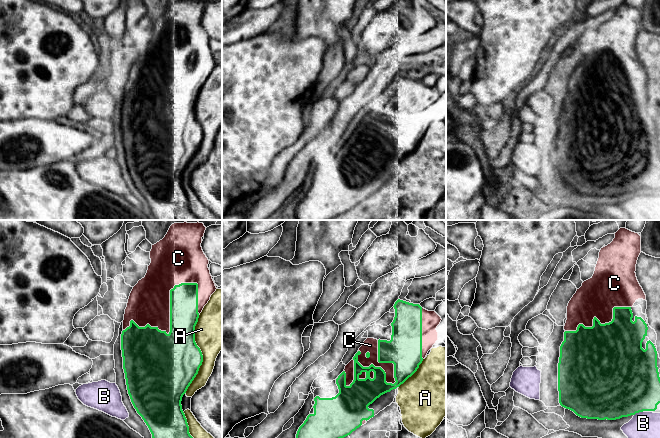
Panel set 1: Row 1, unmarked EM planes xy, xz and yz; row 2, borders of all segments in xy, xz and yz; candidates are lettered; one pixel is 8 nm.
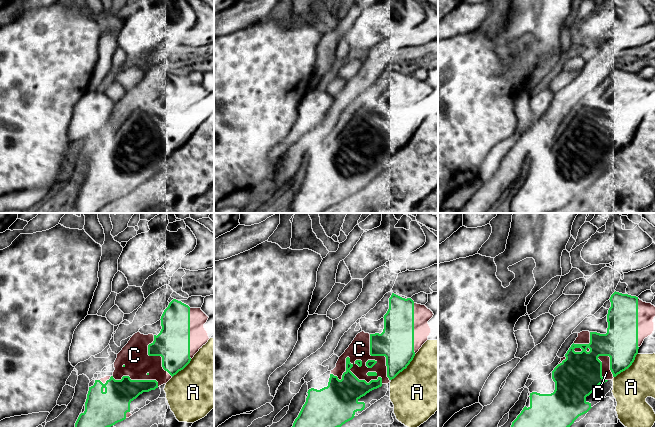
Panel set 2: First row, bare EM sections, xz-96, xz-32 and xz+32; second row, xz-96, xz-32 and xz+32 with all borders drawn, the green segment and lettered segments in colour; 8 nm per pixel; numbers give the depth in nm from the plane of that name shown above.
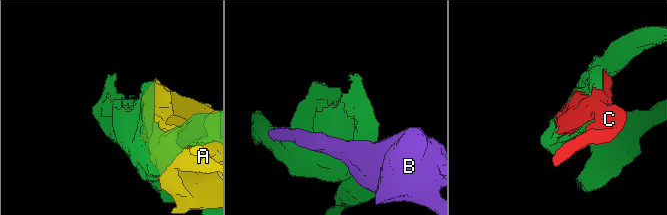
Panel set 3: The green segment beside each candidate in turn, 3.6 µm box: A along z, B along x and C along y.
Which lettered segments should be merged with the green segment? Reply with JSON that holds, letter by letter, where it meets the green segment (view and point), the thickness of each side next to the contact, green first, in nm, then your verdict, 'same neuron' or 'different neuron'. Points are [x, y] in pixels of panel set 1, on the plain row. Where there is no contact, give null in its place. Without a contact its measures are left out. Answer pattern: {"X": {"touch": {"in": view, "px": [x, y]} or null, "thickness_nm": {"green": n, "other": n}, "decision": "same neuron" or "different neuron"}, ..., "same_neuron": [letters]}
{"A": {"touch": {"in": "xy", "px": [201, 130]}, "thickness_nm": {"green": 460, "other": 360}, "decision": "different neuron"}, "B": {"touch": {"in": "yz", "px": [638, 188]}, "thickness_nm": {"green": 500, "other": 280}, "decision": "different neuron"}, "C": {"touch": {"in": "xy", "px": [170, 97]}, "thickness_nm": {"green": 320, "other": 340}, "decision": "same neuron"}, "same_neuron": ["C"]}

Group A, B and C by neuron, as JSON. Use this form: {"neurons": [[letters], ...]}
{"neurons": [["A"], ["B"], ["C"]]}

